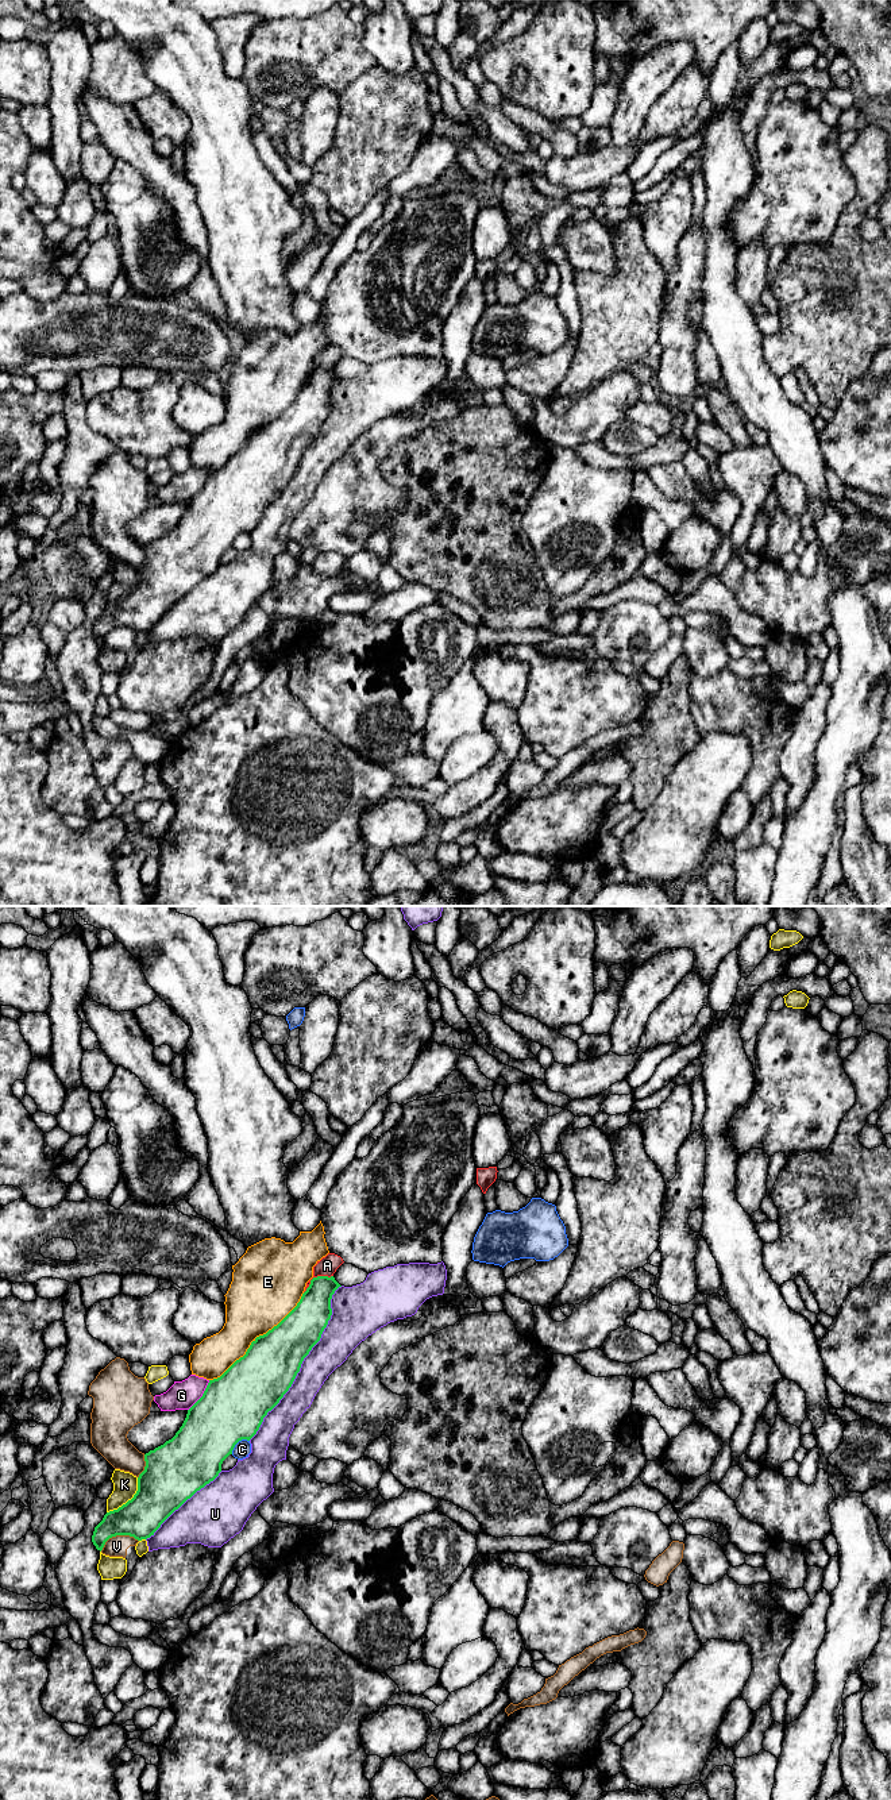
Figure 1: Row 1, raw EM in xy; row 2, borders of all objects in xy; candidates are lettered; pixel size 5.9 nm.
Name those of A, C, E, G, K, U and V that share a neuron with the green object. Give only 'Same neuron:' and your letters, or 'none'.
Same neuron: E

